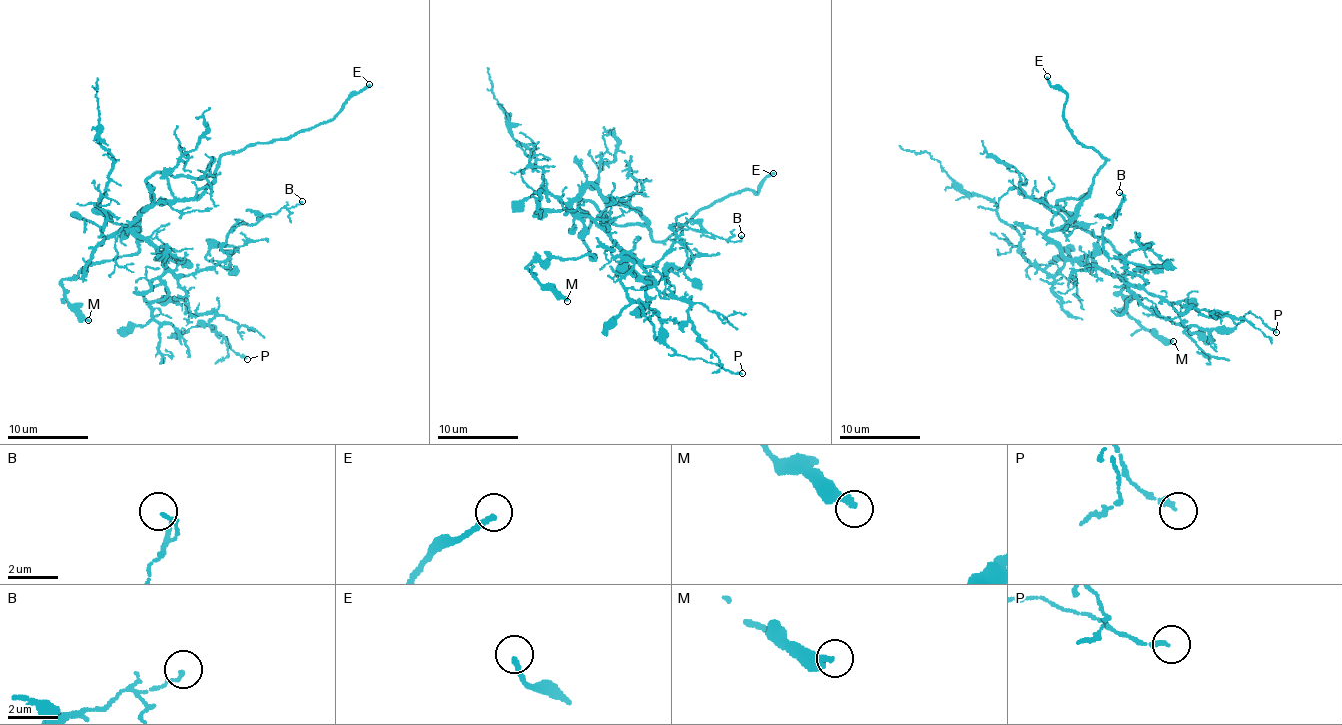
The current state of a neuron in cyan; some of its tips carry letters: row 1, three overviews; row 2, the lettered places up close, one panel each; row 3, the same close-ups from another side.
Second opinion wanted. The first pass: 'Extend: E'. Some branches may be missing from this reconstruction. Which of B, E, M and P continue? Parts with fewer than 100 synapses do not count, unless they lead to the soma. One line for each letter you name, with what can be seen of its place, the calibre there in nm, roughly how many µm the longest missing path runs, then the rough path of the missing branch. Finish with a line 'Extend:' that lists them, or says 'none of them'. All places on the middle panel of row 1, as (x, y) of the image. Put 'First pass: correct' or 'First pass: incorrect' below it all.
E: (773, 173) | 200 nm | 70 µm
Extend: E
First pass: correct

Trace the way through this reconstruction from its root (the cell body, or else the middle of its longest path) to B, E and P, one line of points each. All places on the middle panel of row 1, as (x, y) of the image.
B: (609, 201), (590, 183), (572, 207), (643, 265), (680, 243), (674, 224), (730, 242), (741, 235)
E: (609, 201), (637, 208), (653, 240), (667, 241), (701, 210), (747, 189), (754, 194), (773, 173)
P: (609, 201), (590, 183), (572, 207), (632, 261), (620, 281), (625, 294), (653, 311), (677, 356), (742, 373)

